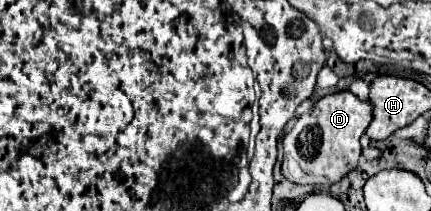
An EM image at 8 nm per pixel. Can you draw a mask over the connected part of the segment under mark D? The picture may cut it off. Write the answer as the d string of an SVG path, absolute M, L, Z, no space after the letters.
M339 91L333 95L325 95L319 101L315 101L313 109L305 115L301 115L295 123L295 127L283 137L283 175L293 183L337 183L343 175L347 175L353 167L357 167L361 159L361 143L359 137L367 131L371 123L371 103L355 97L351 91Z

